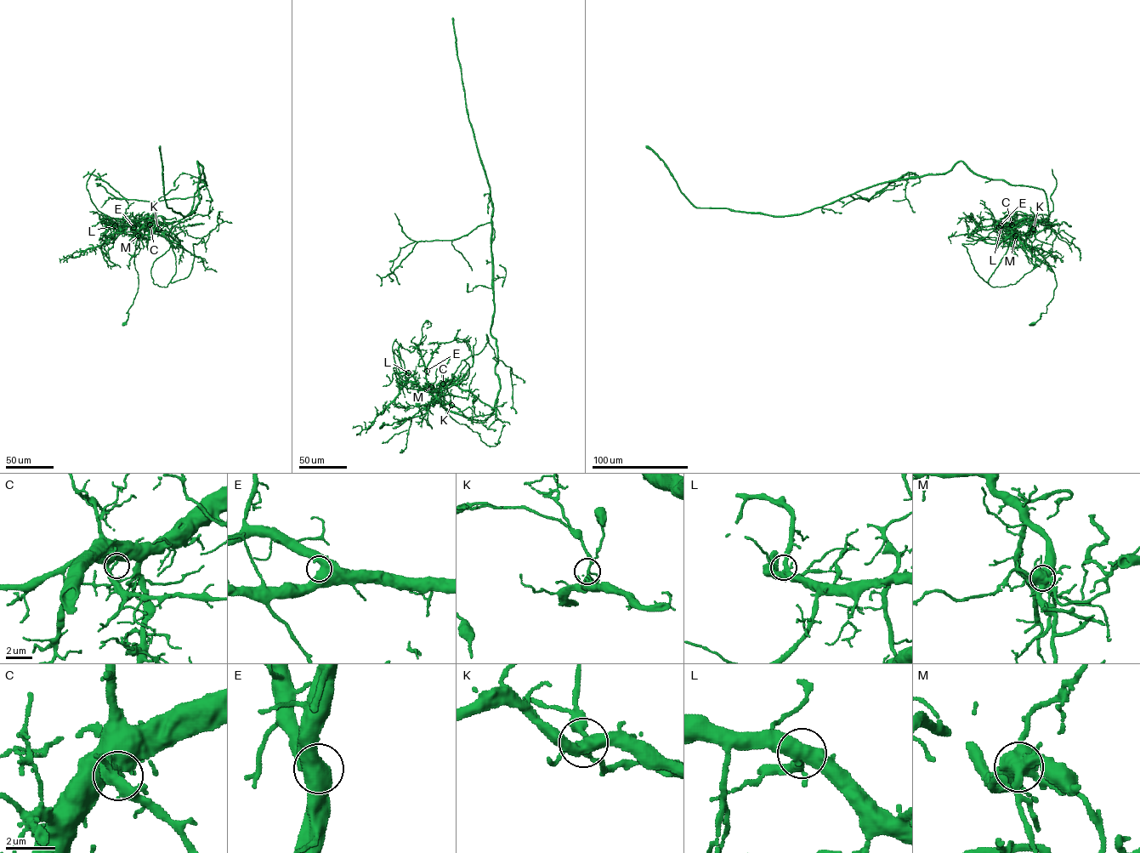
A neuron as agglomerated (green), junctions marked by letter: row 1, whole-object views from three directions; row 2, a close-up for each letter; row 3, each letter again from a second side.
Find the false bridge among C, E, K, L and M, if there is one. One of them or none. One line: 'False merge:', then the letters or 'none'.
False merge: M

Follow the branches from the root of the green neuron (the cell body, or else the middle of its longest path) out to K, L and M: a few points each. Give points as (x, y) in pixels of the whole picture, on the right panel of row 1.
K: (1033, 323), (1041, 313), (1046, 312), (1057, 285), (1050, 265), (1024, 235), (1033, 229)
L: (1033, 323), (1046, 312), (1053, 297), (1054, 272), (1027, 236), (1017, 237), (1012, 229), (1017, 224), (1001, 225)
M: (1033, 323), (1041, 313), (1046, 312), (1057, 282), (1050, 265), (1029, 238), (1024, 235), (1016, 235)

